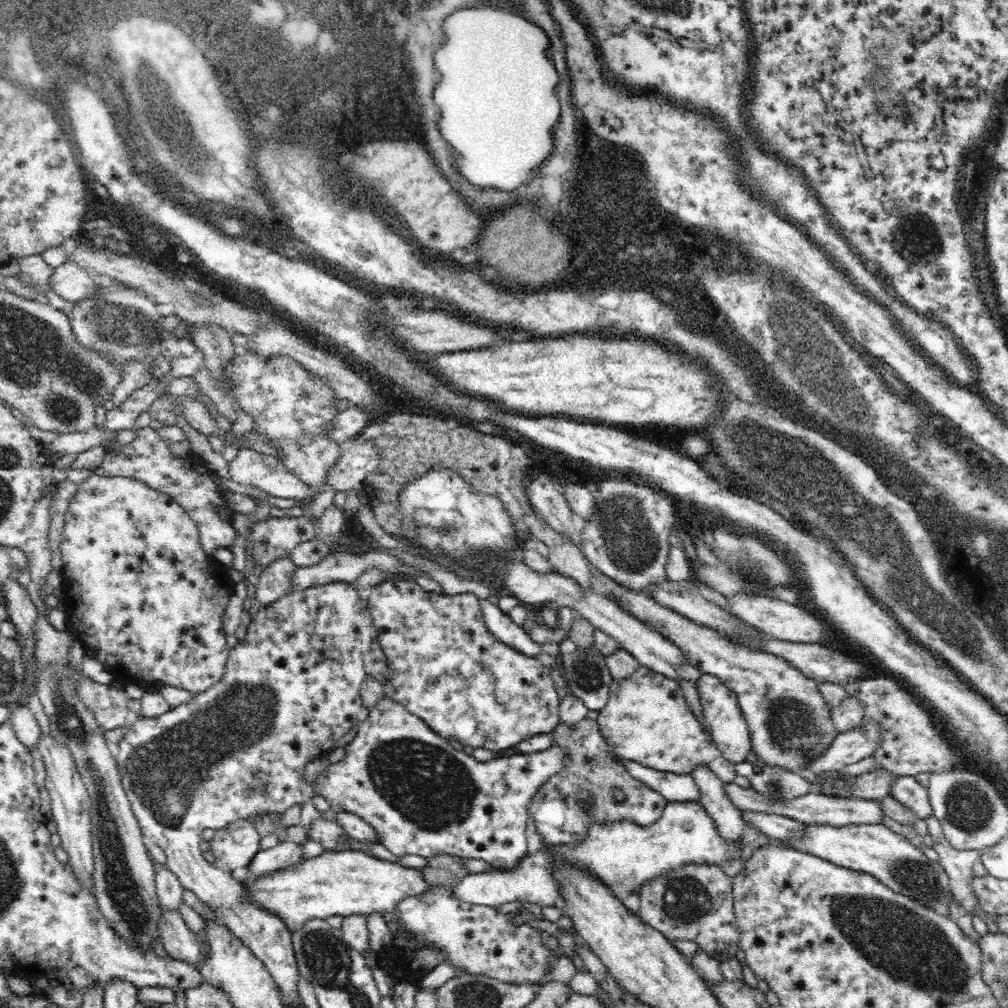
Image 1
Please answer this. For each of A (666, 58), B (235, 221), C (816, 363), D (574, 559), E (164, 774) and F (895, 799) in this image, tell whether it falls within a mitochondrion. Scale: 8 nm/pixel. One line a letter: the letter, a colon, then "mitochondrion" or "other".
A: other
B: other
C: mitochondrion
D: other
E: mitochondrion
F: other

